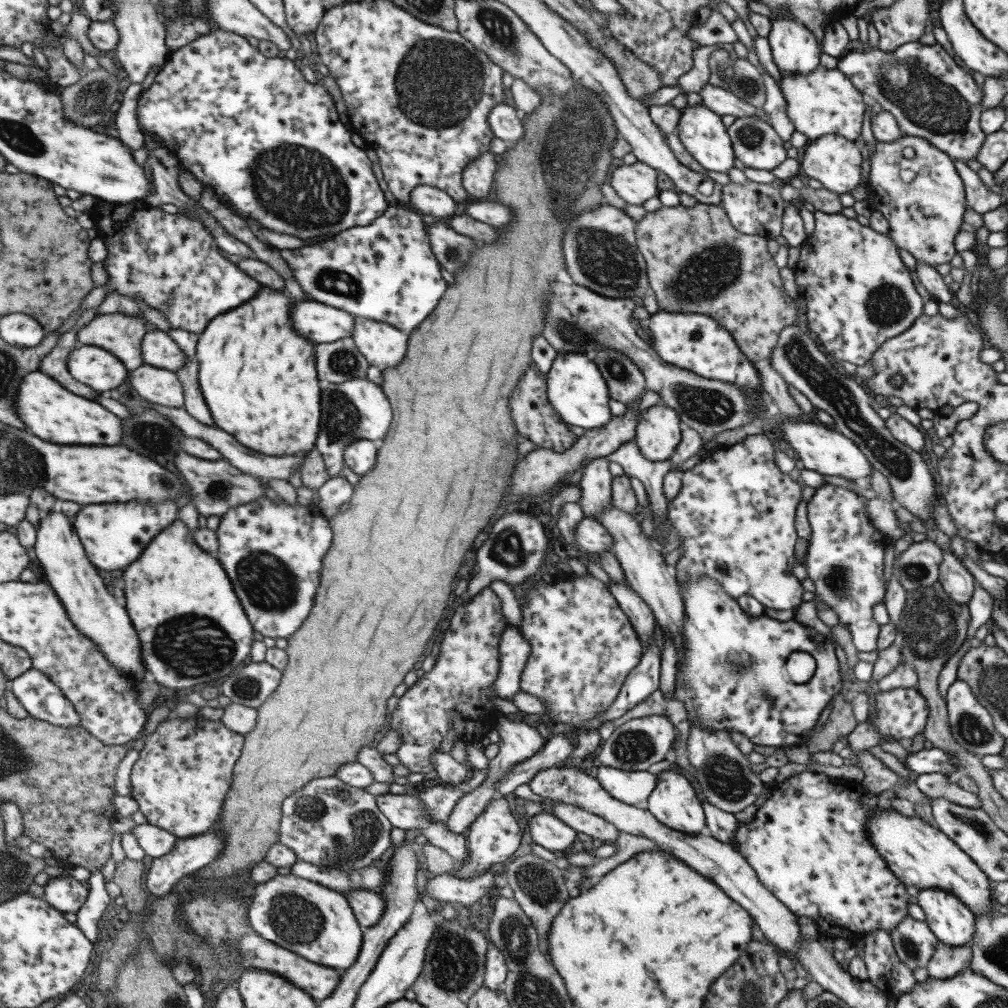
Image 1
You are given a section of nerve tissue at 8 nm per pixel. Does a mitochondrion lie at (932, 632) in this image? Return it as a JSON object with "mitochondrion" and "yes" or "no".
{"mitochondrion":"yes"}

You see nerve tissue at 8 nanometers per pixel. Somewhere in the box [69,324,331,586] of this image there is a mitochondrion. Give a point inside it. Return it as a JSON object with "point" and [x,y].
{"point":[141,433]}

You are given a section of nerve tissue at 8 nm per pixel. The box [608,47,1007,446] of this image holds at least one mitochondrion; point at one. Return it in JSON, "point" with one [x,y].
{"point":[926,100]}

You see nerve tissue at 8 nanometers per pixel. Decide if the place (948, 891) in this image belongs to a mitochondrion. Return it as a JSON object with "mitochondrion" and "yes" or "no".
{"mitochondrion":"no"}

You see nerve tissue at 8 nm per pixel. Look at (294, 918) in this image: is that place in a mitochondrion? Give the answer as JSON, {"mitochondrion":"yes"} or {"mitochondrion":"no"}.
{"mitochondrion":"yes"}

